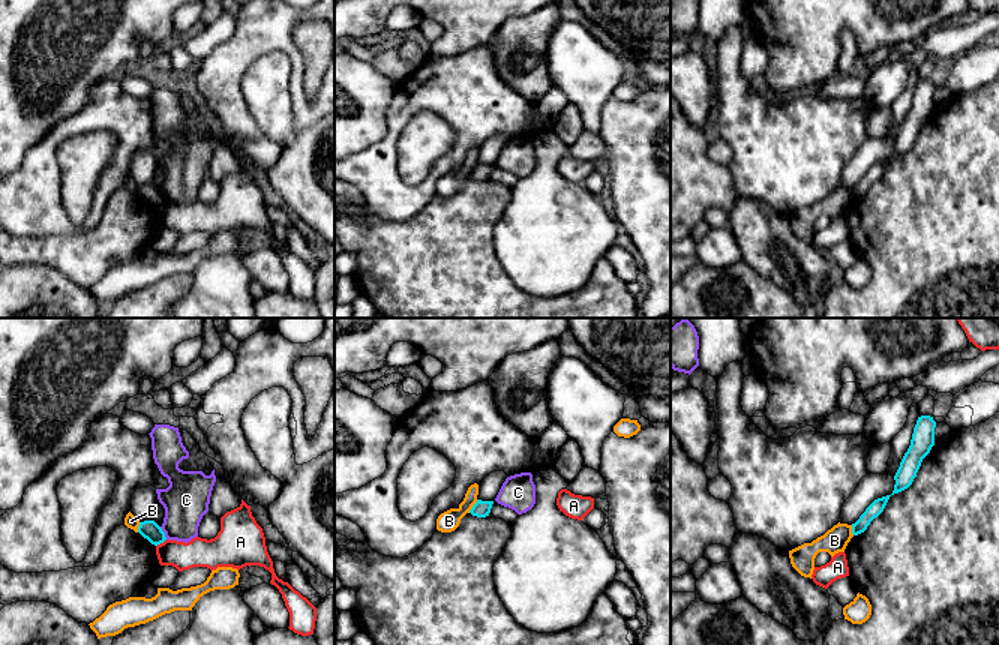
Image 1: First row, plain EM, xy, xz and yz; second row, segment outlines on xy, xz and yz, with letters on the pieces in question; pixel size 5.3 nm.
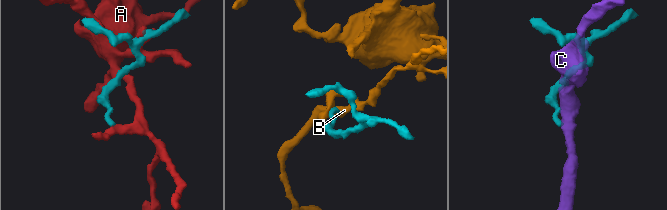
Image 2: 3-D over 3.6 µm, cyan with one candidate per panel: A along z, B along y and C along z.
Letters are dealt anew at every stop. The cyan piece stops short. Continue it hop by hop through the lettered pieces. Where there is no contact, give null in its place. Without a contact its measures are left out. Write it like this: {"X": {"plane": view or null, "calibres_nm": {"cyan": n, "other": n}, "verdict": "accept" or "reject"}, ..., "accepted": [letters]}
{"A": {"plane": "xy", "calibres_nm": {"cyan": 100, "other": 160}, "verdict": "reject"}, "B": {"plane": "xz", "calibres_nm": {"cyan": 90, "other": 110}, "verdict": "reject"}, "C": {"plane": "xy", "calibres_nm": {"cyan": 100, "other": 240}, "verdict": "reject"}, "accepted": []}

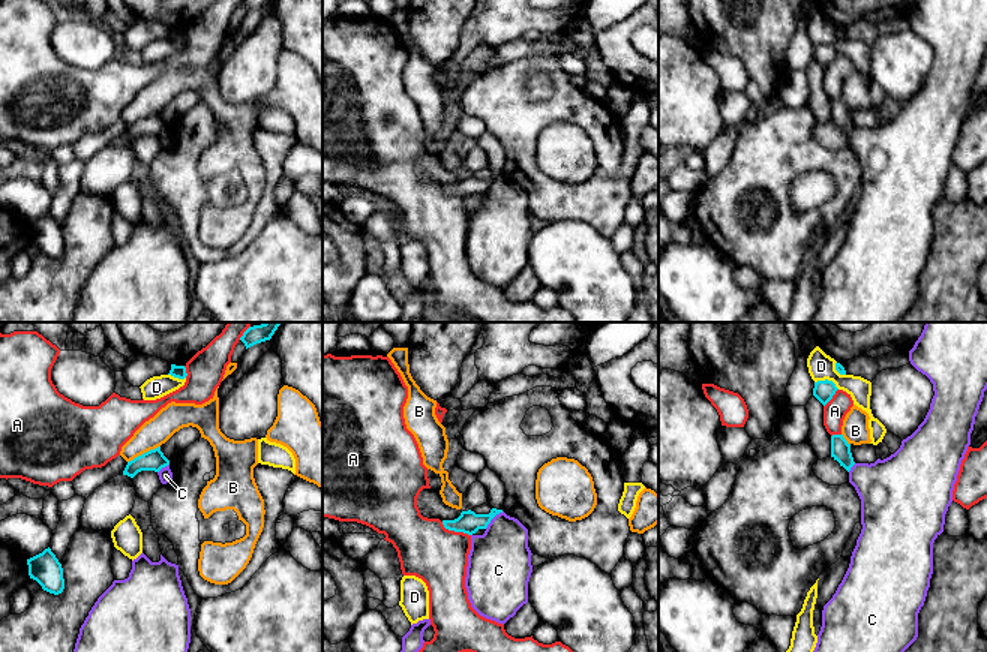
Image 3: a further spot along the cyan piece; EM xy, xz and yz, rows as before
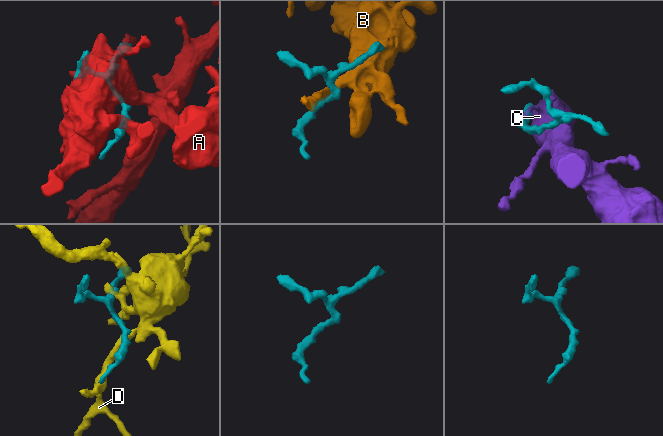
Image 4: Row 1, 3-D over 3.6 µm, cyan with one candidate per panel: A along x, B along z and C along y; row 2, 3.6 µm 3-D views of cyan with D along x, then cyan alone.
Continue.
{"A": {"plane": "xz", "calibres_nm": {"cyan": 120, "other": 300}, "verdict": "reject"}, "B": {"plane": "xy", "calibres_nm": {"cyan": 110, "other": 150}, "verdict": "reject"}, "C": {"plane": "xz", "calibres_nm": {"cyan": 120, "other": 340}, "verdict": "reject"}, "D": {"plane": "yz", "calibres_nm": {"cyan": 110, "other": 140}, "verdict": "reject"}, "accepted": []}

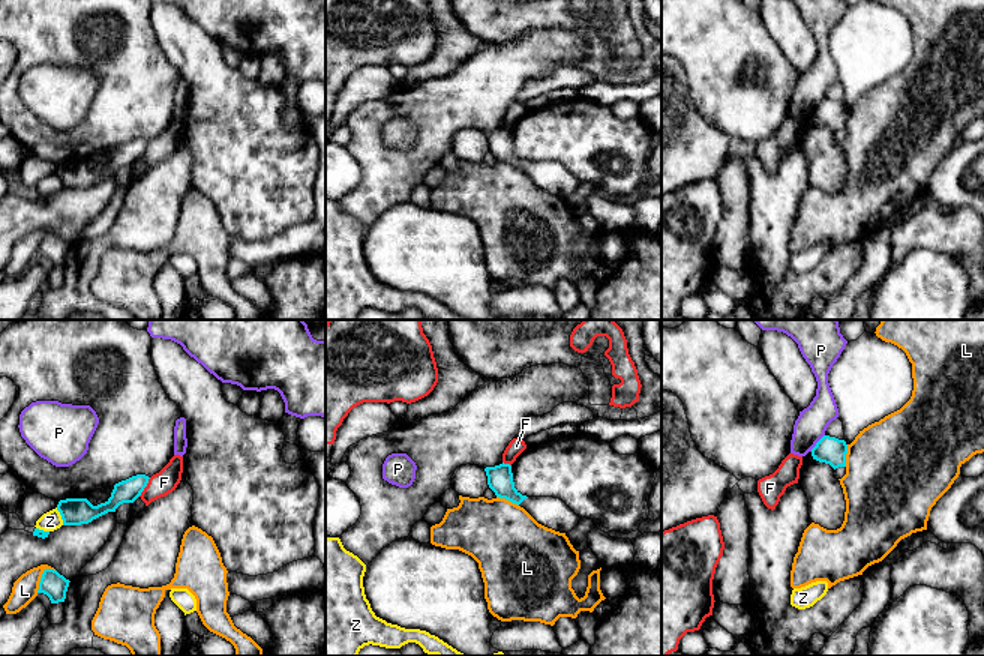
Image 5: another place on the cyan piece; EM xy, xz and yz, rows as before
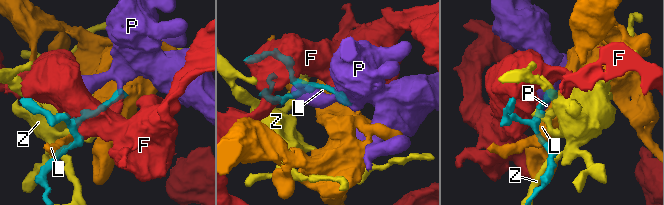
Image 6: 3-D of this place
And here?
{"F": {"plane": "xy", "calibres_nm": {"cyan": 130, "other": 130}, "verdict": "reject"}, "L": {"plane": "xy", "calibres_nm": {"cyan": 140, "other": 140}, "verdict": "reject"}, "P": {"plane": "yz", "calibres_nm": {"cyan": 150, "other": 170}, "verdict": "reject"}, "Z": {"plane": "xy", "calibres_nm": {"cyan": 140, "other": 110}, "verdict": "reject"}, "accepted": []}

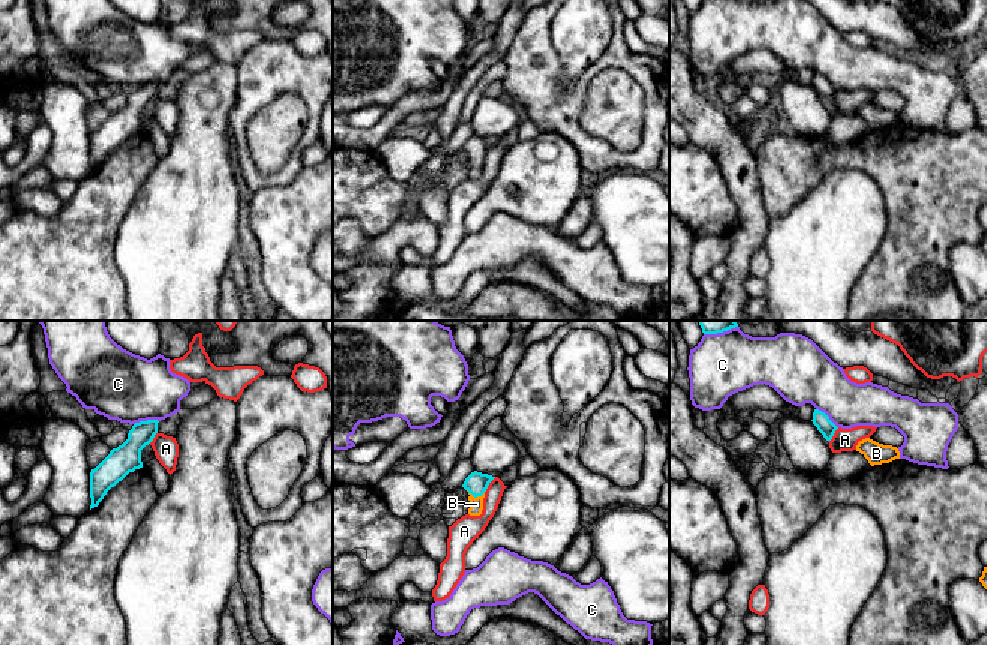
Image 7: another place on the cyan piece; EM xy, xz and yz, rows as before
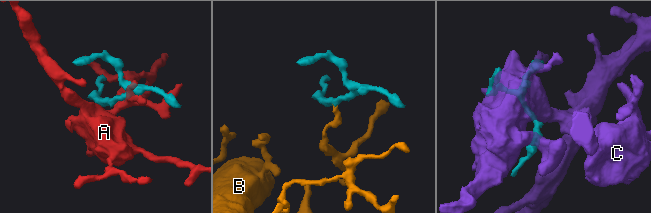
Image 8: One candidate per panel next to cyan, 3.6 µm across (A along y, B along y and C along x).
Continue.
{"A": {"plane": "xz", "calibres_nm": {"cyan": 120, "other": 130}, "verdict": "reject"}, "B": {"plane": "xz", "calibres_nm": {"cyan": 120, "other": 80}, "verdict": "accept"}, "C": {"plane": "xy", "calibres_nm": {"cyan": 160, "other": 380}, "verdict": "reject"}, "accepted": ["B"]}

